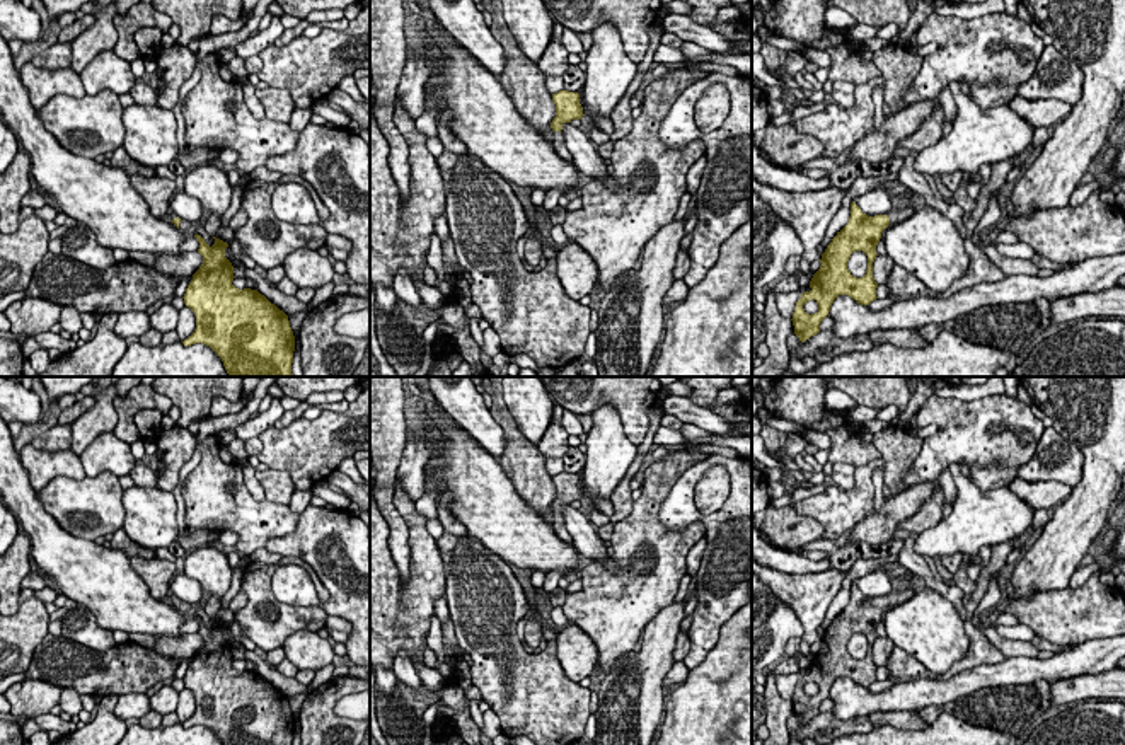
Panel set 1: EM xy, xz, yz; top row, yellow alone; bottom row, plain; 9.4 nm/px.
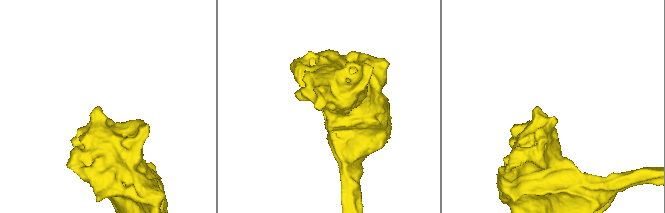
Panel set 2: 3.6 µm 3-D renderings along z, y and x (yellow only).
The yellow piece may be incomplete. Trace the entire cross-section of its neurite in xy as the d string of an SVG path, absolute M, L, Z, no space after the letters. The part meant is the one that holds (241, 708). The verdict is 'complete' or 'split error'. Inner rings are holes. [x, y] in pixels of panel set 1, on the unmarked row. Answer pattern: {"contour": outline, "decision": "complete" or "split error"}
{"contour": "M201 617L194 619L203 646L182 680L196 697L196 711L182 726L206 726L223 745L293 745L295 718L288 697L257 672L232 667L227 624L213 619L210 629Z", "decision": "complete"}

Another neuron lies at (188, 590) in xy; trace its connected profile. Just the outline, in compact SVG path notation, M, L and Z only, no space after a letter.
M184 573L174 575L169 588L181 602L186 602L189 605L199 605L199 600L206 597L199 581L188 578Z

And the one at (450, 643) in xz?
M452 619L441 624L441 634L443 634L443 648L445 648L445 663L455 668L455 673L450 679L443 679L443 685L459 685L457 665L460 663L462 656L455 655L455 648L459 646L459 643L455 638Z

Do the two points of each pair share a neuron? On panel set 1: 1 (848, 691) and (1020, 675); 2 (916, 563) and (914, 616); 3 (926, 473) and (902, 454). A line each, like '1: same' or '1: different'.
1: same
2: different
3: different

